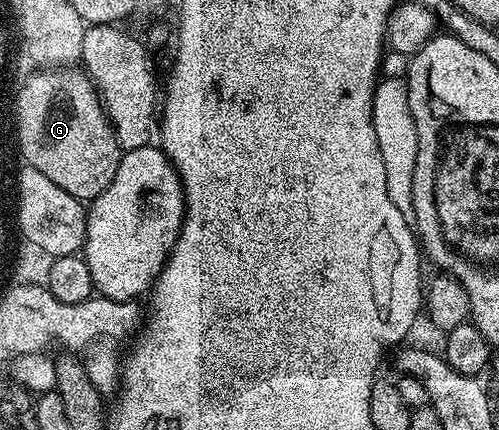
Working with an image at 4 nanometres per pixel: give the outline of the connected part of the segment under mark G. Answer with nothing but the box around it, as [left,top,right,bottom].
[20,66,123,201]

